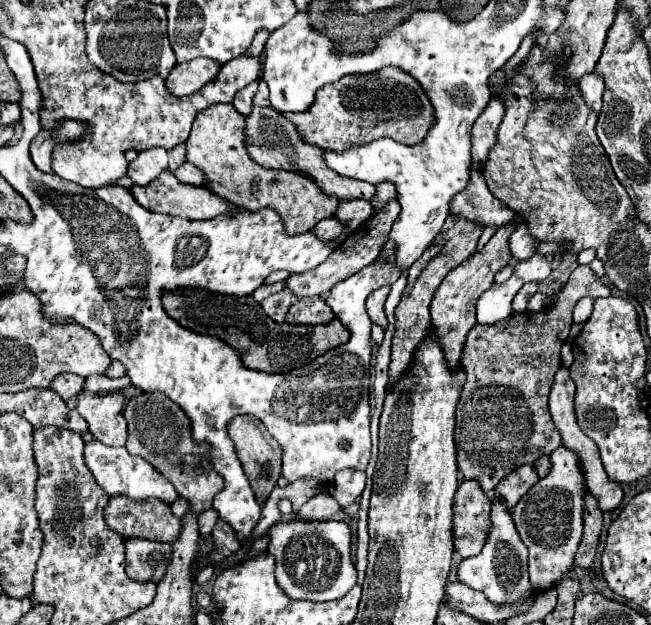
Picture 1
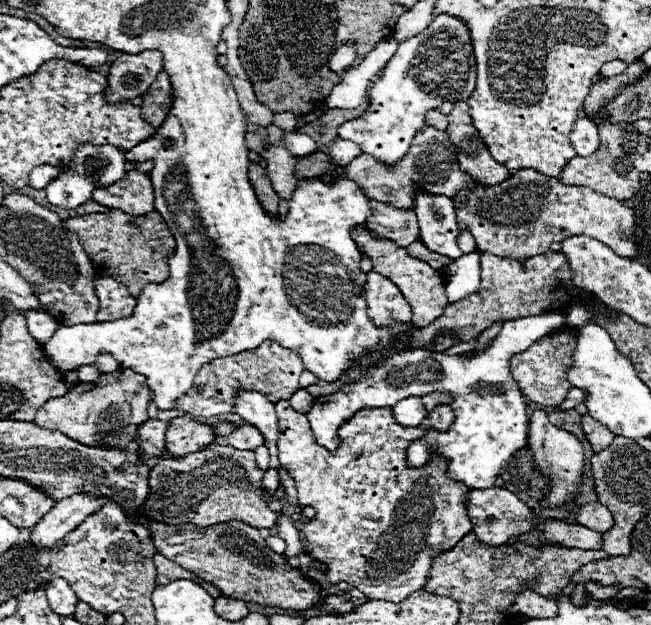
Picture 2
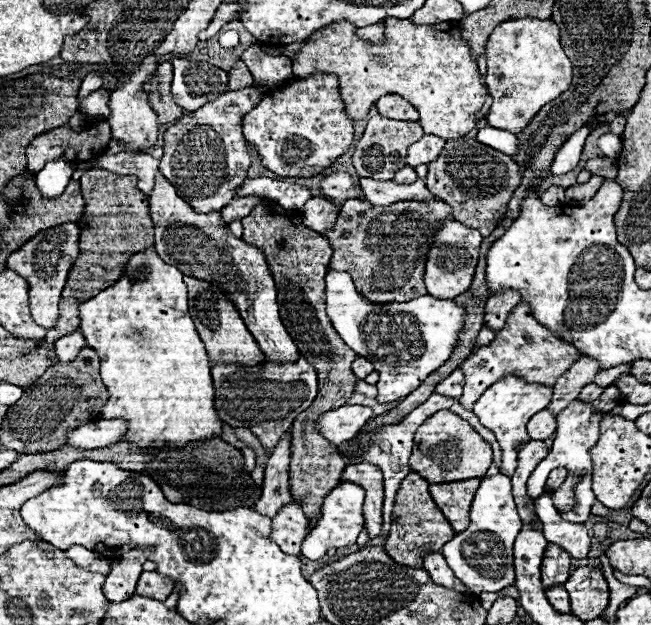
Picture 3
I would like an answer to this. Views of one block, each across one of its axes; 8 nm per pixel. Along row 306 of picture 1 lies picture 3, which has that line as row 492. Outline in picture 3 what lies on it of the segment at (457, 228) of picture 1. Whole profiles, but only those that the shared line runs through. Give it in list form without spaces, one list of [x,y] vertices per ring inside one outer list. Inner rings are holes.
[[[410,472],[408,478],[404,478],[404,482],[400,484],[400,490],[396,492],[394,512],[392,512],[392,530],[390,530],[390,534],[386,538],[384,550],[398,564],[420,568],[424,554],[440,552],[442,546],[448,540],[452,540],[454,534],[456,534],[452,530],[450,522],[444,518],[444,514],[434,504],[432,496],[428,492],[428,486],[430,484],[424,478],[420,478],[420,474]]]

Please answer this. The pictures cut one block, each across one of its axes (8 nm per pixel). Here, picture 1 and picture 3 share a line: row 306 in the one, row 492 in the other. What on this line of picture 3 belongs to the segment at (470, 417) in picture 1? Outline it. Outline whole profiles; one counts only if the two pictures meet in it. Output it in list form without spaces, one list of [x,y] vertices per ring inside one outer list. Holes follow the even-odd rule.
[[[568,474],[566,482],[564,482],[560,488],[556,488],[554,492],[550,492],[550,494],[554,496],[552,502],[554,502],[556,510],[560,510],[560,512],[572,510],[572,506],[574,506],[574,486],[576,486],[576,482],[578,482],[578,478],[576,478],[574,474]]]

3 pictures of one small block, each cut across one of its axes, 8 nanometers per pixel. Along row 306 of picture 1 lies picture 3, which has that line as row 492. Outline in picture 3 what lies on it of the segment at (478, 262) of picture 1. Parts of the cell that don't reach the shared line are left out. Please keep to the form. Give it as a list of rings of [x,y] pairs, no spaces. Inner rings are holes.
[[[480,478],[446,482],[446,484],[430,484],[430,494],[436,506],[440,506],[442,514],[448,518],[448,522],[456,532],[468,528],[470,504],[478,486],[480,486]]]

